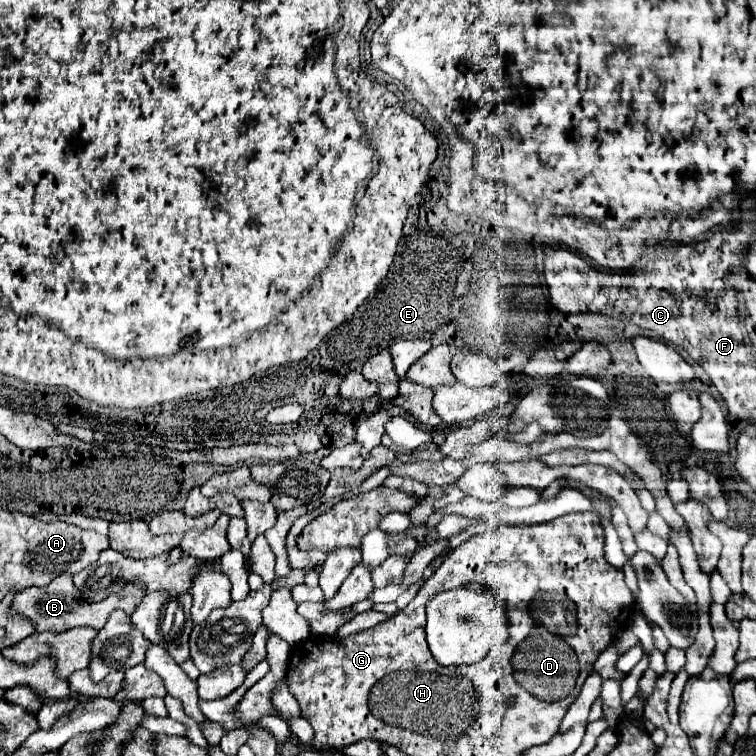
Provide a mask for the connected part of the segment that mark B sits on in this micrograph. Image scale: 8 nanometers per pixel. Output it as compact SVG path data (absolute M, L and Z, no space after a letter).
M58 575L56 579L52 579L44 587L30 587L30 589L24 589L24 591L16 593L16 597L14 597L12 605L10 605L10 611L30 619L34 623L34 627L36 627L36 633L42 633L42 631L60 633L60 631L68 631L68 629L74 629L74 627L102 629L104 621L108 619L108 615L114 609L122 609L126 613L132 613L132 609L138 605L142 595L144 595L142 587L126 585L120 593L110 595L100 603L86 603L86 601L82 601L78 597L78 591L76 591L76 587L72 583L72 577L70 575Z

